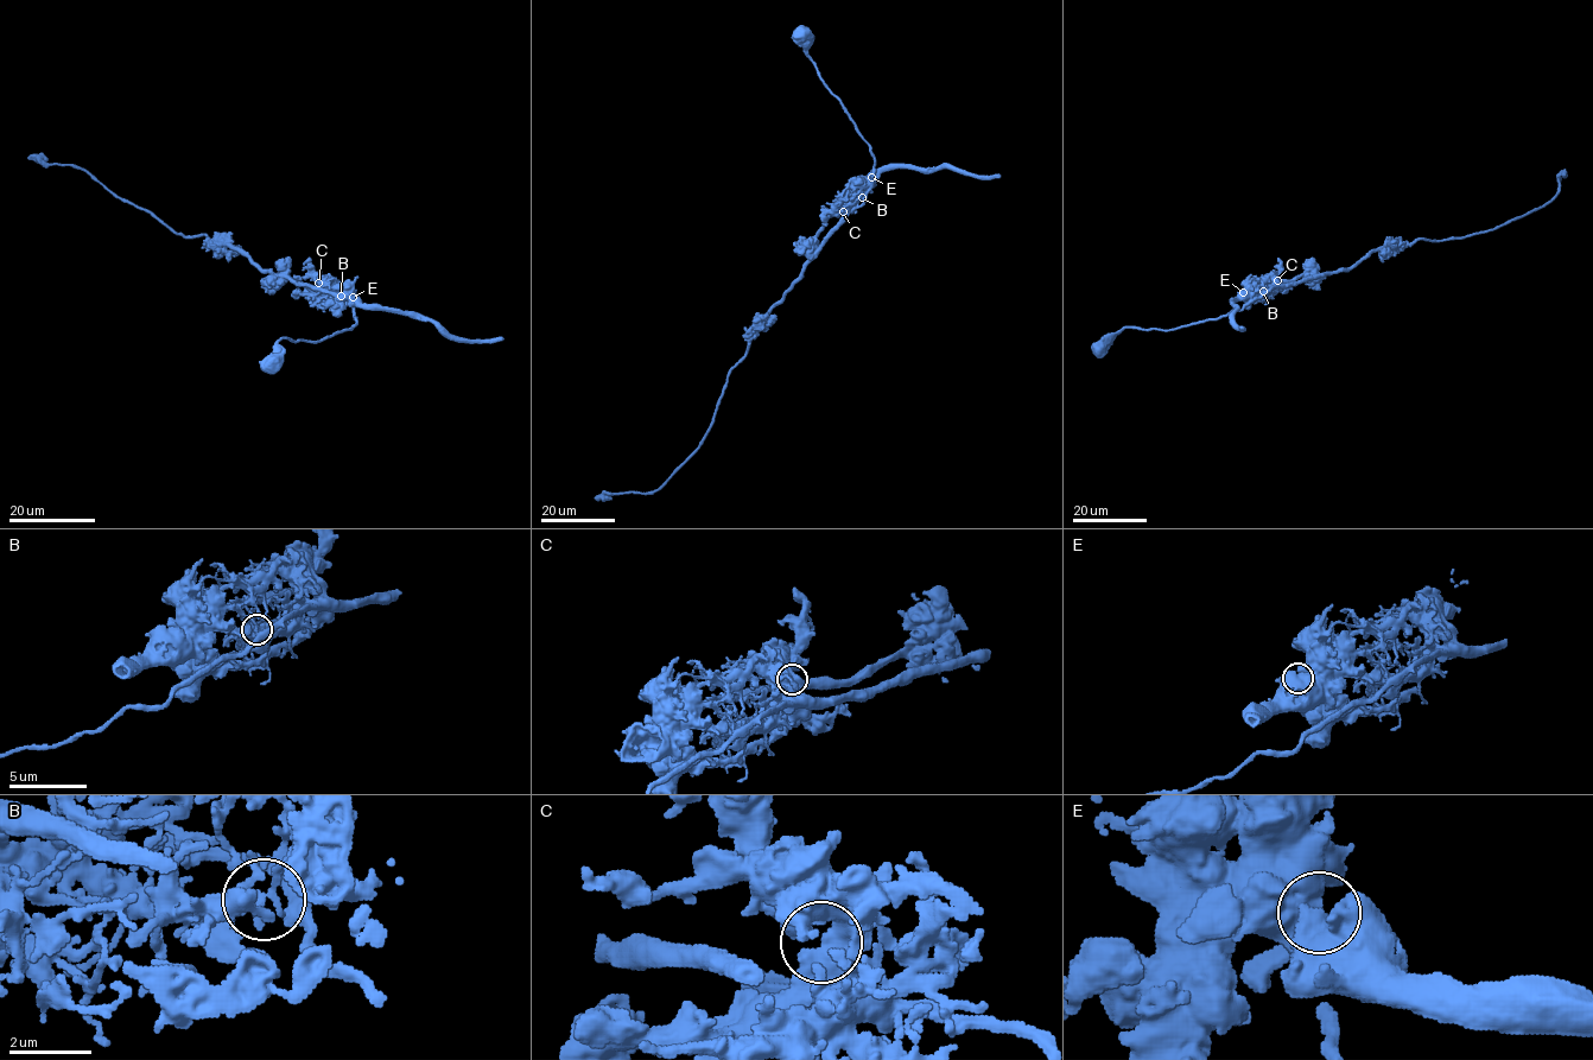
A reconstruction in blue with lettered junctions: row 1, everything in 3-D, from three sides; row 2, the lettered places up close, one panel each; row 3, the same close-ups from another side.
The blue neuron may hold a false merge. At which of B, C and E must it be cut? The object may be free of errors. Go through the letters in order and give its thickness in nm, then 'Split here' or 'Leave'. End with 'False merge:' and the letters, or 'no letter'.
B: Thickness 160 nm. Split here
C: Thickness 600 nm. Leave
E: Thickness 800 nm. Leave
False merge: B

